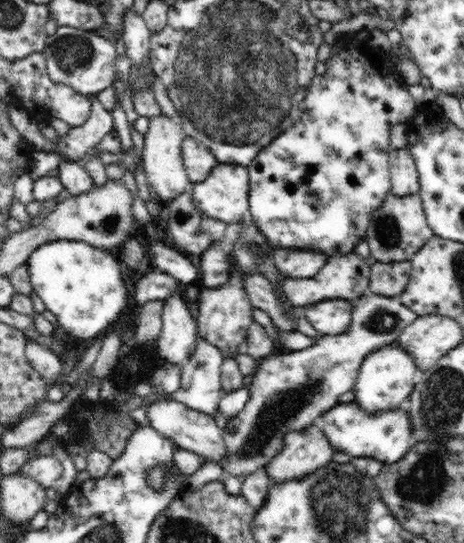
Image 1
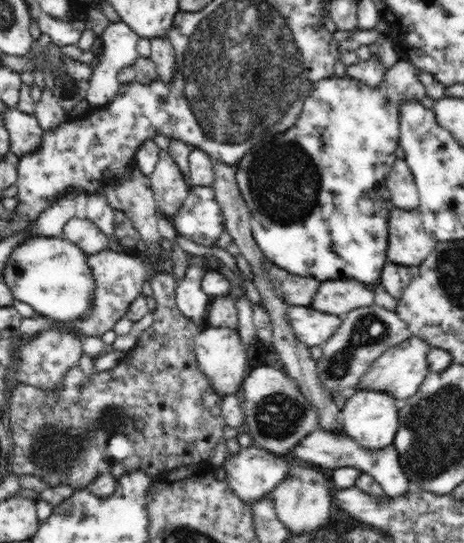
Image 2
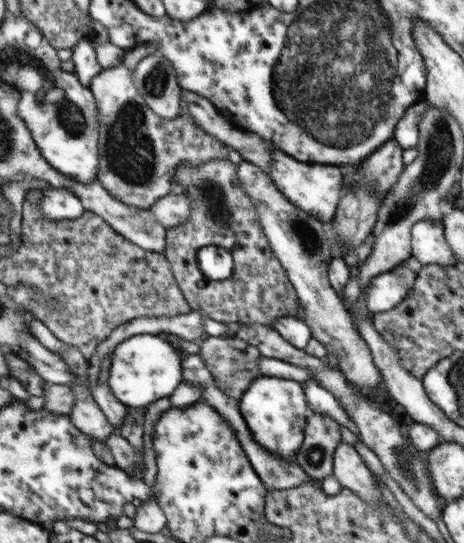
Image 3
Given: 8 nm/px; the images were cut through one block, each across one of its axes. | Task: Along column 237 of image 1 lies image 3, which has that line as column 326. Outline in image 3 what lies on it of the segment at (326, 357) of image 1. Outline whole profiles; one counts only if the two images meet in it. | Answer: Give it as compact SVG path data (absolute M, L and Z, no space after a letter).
M310 412L296 462L308 476L323 480L333 474L334 451L342 443L339 425L330 416Z

